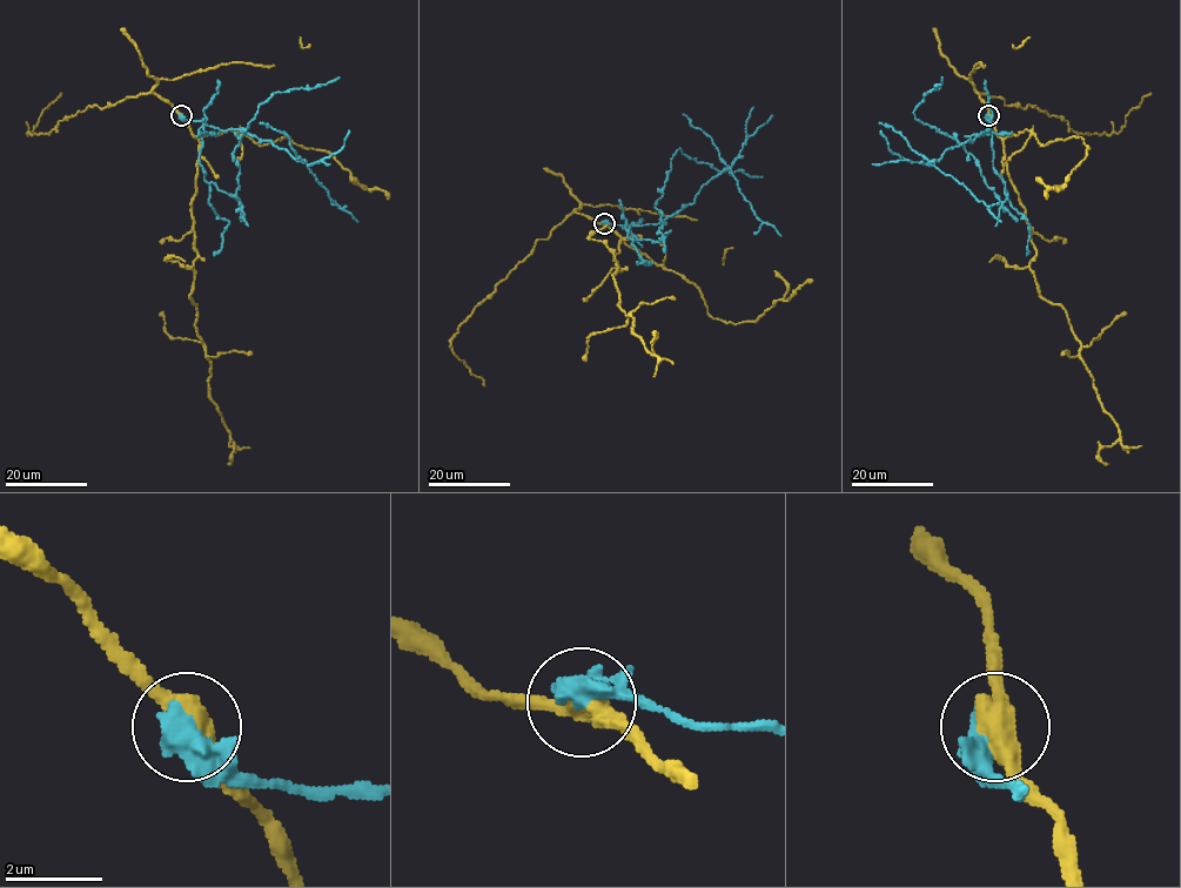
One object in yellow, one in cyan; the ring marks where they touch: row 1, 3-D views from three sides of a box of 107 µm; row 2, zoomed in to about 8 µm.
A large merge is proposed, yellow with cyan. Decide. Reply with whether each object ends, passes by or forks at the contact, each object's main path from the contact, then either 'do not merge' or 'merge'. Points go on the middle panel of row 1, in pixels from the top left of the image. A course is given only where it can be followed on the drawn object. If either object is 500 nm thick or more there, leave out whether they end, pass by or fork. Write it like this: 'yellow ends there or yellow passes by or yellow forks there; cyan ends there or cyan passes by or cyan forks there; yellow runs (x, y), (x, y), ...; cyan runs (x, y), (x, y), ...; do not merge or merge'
yellow runs (604, 223), (622, 239), (618, 305), (650, 354), (657, 334), (650, 343); cyan runs (604, 223), (626, 223), (631, 239), (659, 241), (656, 202), (679, 148), (719, 170), (763, 176); do not merge

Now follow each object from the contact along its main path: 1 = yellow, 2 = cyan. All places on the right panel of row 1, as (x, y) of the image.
1: (988, 115), (1025, 209), (1040, 295), (1065, 310), (1096, 397), (1119, 430), (1099, 451), (1108, 464)
2: (988, 115), (1004, 202), (960, 143), (914, 118), (941, 76)

